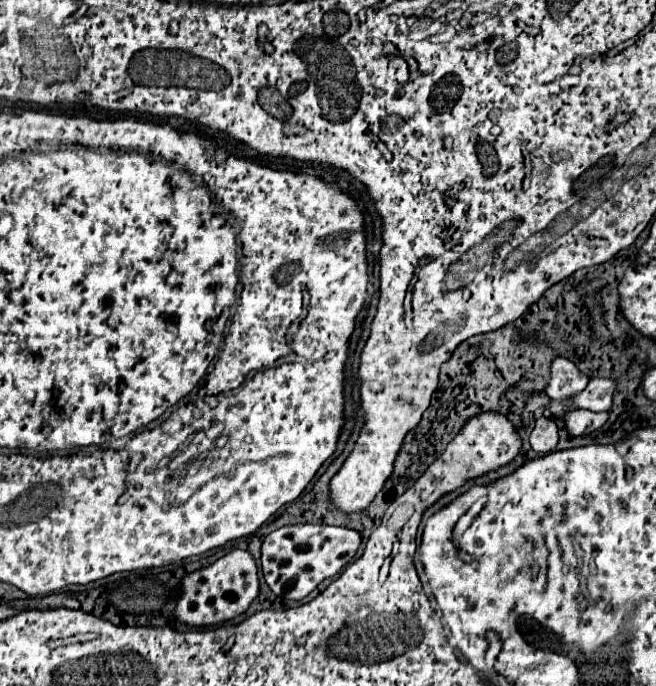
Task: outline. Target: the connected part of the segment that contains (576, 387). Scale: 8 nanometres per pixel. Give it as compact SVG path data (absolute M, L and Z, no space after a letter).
M555 357L551 363L551 383L547 383L547 395L553 401L565 401L581 393L589 383L589 377L583 375L573 361L567 357Z

